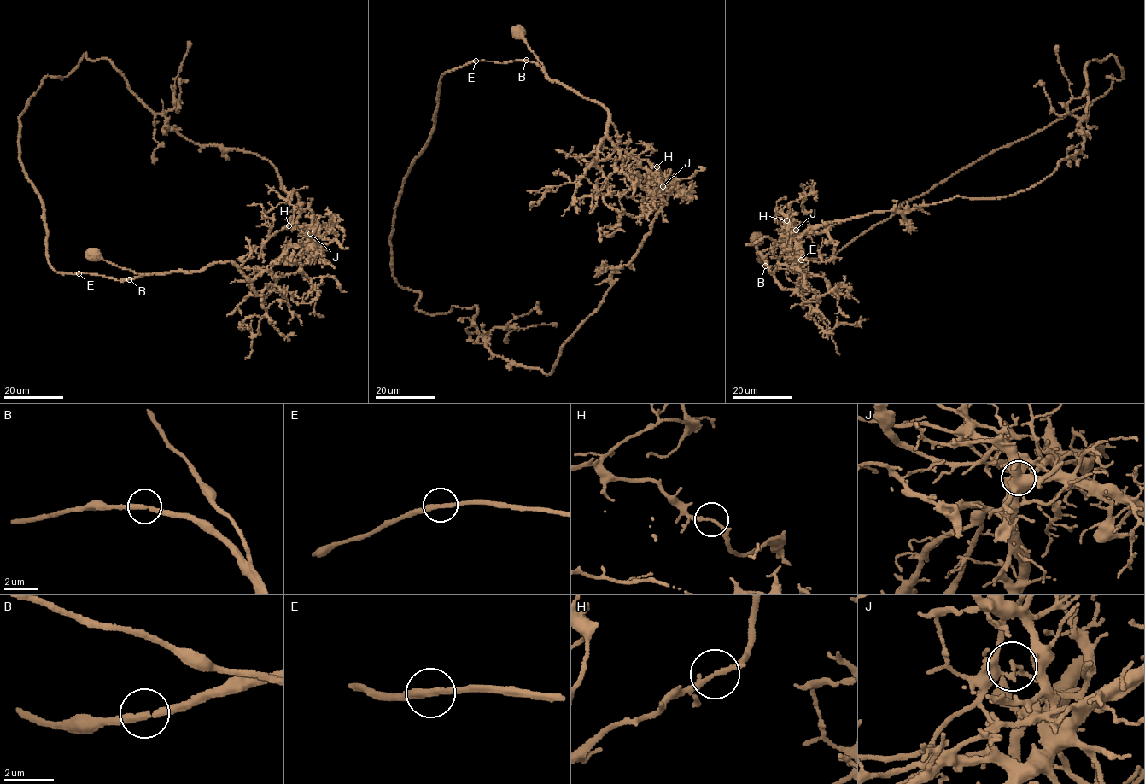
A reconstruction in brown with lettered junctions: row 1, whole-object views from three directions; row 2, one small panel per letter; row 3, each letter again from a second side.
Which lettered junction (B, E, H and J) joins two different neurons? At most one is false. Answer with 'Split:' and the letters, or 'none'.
Split: J

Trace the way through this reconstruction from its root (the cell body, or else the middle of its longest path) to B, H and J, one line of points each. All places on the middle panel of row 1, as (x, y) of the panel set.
B: (518, 32), (522, 33), (543, 69), (526, 60)
H: (518, 32), (550, 79), (606, 110), (619, 139), (620, 154), (645, 160), (657, 166)
J: (518, 32), (522, 33), (550, 79), (602, 104), (608, 116), (607, 138), (636, 160), (663, 187)

